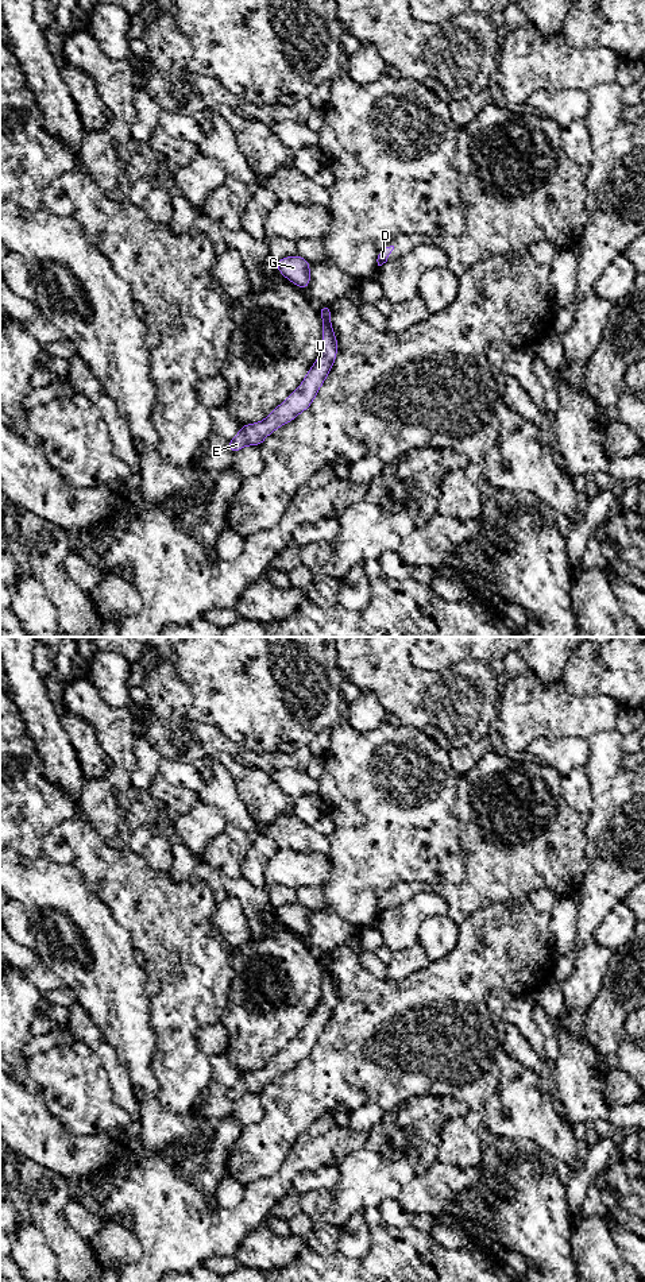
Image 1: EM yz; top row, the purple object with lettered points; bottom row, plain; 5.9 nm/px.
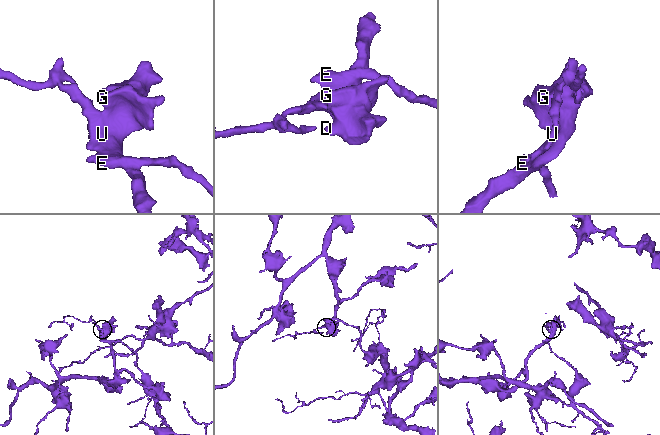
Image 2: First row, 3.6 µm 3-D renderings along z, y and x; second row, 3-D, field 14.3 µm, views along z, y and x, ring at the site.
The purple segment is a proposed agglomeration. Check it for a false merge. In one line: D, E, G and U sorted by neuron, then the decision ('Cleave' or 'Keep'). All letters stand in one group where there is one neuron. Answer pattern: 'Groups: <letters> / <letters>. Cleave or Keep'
Groups: D G / E U. Cleave

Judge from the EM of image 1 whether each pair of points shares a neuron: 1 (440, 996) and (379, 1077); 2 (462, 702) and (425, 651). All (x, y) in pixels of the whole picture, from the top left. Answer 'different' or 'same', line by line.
1: same
2: different

